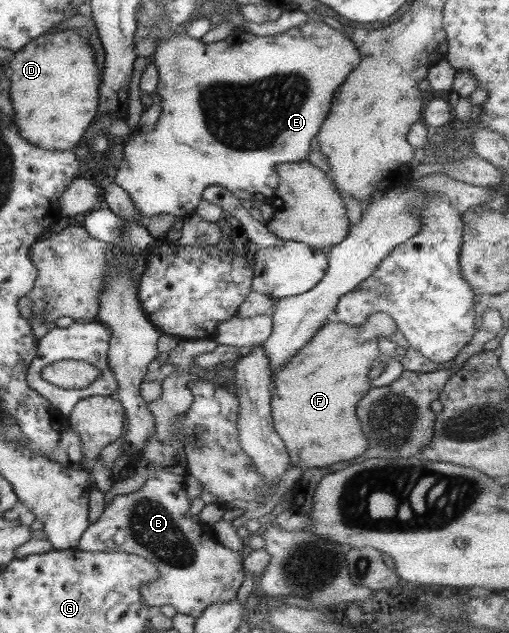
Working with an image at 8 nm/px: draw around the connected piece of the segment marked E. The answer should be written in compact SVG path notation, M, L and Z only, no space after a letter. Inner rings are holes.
M157 18L157 22L151 26L149 37L155 39L155 43L157 43L155 52L152 53L152 63L158 74L157 96L160 100L161 114L149 132L139 131L123 143L123 155L117 162L117 172L113 177L114 183L123 189L128 197L131 197L133 207L139 209L139 217L142 222L146 222L153 215L163 215L163 213L183 218L191 215L201 201L201 192L209 185L219 185L219 187L227 189L229 193L233 193L239 200L257 198L270 200L275 192L275 187L279 184L275 166L278 163L291 163L307 159L307 154L311 152L309 143L317 135L323 120L329 114L335 91L345 81L347 75L356 68L361 59L357 48L353 47L353 42L347 36L337 33L325 22L308 19L302 25L290 27L276 35L258 36L246 31L245 33L233 33L224 40L204 43L200 39L193 39L183 33L173 32L167 21Z

